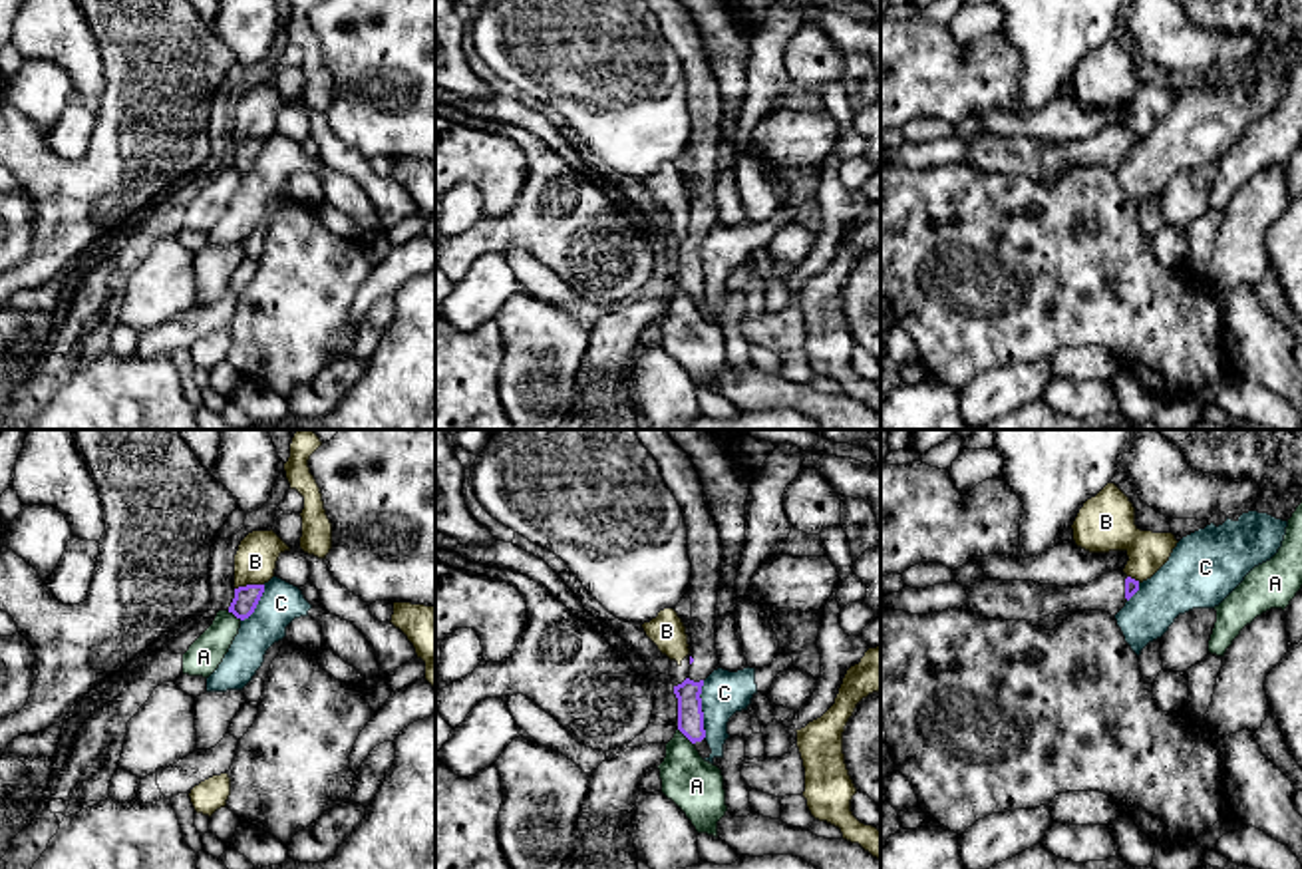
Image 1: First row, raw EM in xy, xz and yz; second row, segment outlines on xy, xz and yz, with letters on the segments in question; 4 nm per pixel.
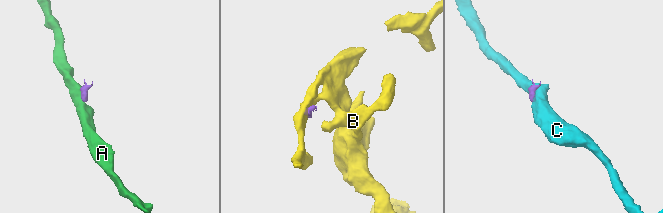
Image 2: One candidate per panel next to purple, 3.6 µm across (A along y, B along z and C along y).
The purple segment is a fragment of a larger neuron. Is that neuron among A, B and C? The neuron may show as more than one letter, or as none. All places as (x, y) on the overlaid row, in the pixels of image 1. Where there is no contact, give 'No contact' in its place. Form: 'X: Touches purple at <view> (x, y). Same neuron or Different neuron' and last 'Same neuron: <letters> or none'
A: Touches purple at xz (684, 734). Different neuron
B: Touches purple at xy (249, 585). Different neuron
C: Touches purple at xz (700, 710). Different neuron
Same neuron: none

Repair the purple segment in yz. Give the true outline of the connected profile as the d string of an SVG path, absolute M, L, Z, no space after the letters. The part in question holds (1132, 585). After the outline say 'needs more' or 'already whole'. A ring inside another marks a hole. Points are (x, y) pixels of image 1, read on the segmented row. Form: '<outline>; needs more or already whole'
M1113 571L1079 587L988 579L964 589L972 612L986 618L1038 622L1056 612L1077 610L1105 610L1115 616L1139 591L1139 581Z; needs more

